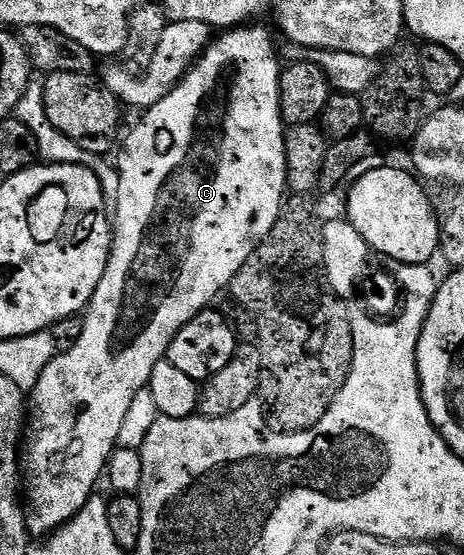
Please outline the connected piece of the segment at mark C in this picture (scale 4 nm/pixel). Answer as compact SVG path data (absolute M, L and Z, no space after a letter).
M253 22L248 26L238 26L232 30L226 31L224 34L218 35L216 39L210 43L205 52L197 61L194 62L193 67L181 80L175 90L171 90L171 94L167 94L167 98L163 98L163 102L159 102L155 106L151 106L144 113L145 116L141 120L141 124L137 124L129 132L129 137L125 140L125 153L115 160L116 168L119 172L120 179L120 203L118 214L111 220L111 227L113 229L113 245L109 251L109 265L103 274L103 278L99 282L99 286L95 290L92 300L89 301L87 311L84 313L85 325L83 326L83 334L79 334L79 342L75 342L75 346L71 346L71 350L66 352L58 352L53 357L53 361L47 366L47 370L43 370L43 374L39 374L39 382L34 386L31 399L27 404L27 427L23 432L23 447L19 452L19 468L23 473L23 496L27 501L27 516L31 521L29 524L29 535L33 538L45 538L54 530L63 527L68 520L74 520L78 514L83 510L83 506L88 502L90 496L94 495L97 484L97 479L102 479L103 473L106 471L109 463L109 456L113 453L113 449L118 447L118 440L120 438L120 430L123 427L123 420L127 415L127 410L131 407L131 402L134 401L137 392L149 387L149 379L153 373L153 367L166 359L171 342L175 338L175 334L179 334L179 330L183 330L183 326L187 326L187 322L191 322L191 318L195 318L198 314L206 311L210 307L209 304L221 291L228 289L233 283L235 274L239 274L239 270L243 266L243 262L247 262L247 258L251 258L251 254L261 244L261 239L267 235L275 226L275 222L279 218L279 210L281 209L283 201L287 196L287 185L285 179L287 178L287 158L285 157L285 129L287 127L285 120L281 117L281 73L283 71L283 64L276 60L277 48L273 45L273 36L267 29L261 25L261 22Z

